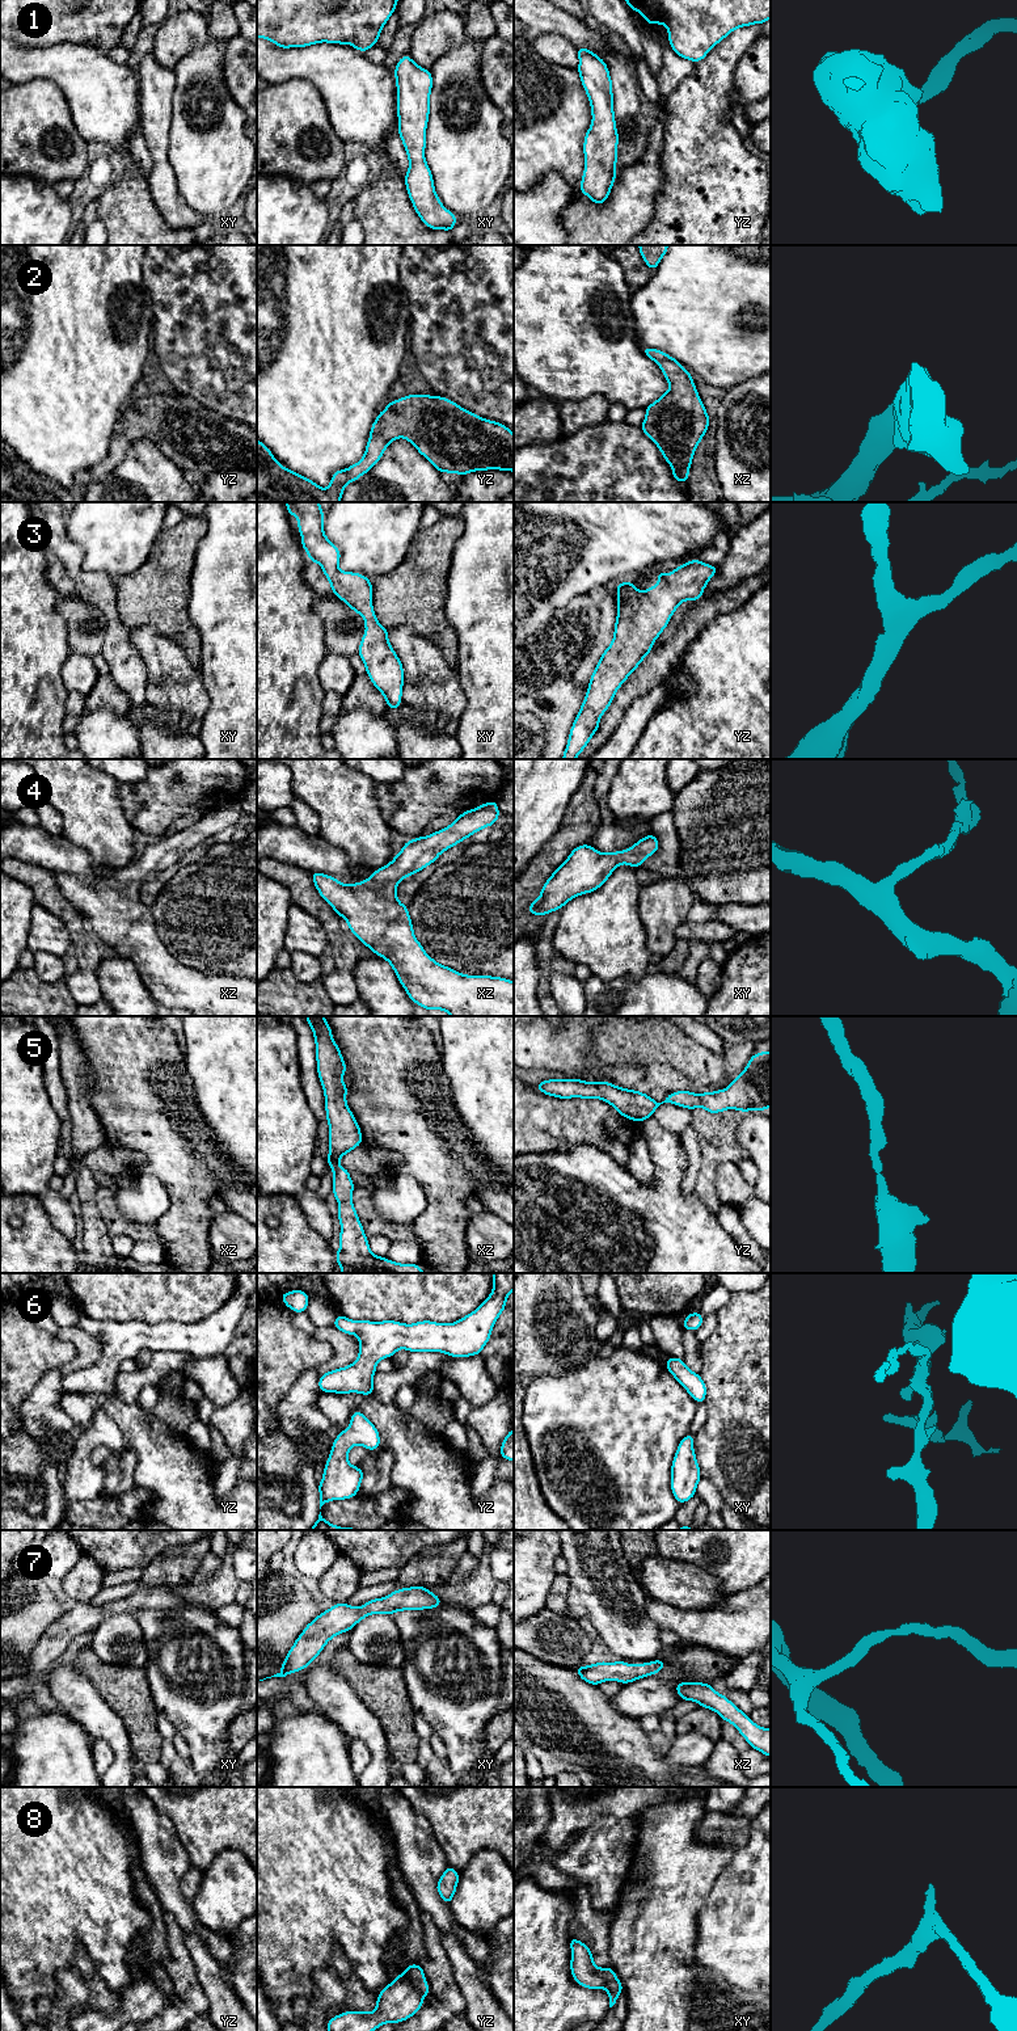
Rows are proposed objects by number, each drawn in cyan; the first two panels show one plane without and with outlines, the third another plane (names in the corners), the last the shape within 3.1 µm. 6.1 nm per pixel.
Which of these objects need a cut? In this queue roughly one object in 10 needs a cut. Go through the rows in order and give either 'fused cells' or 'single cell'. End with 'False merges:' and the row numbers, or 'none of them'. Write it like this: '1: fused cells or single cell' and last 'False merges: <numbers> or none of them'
1: single cell
2: single cell
3: single cell
4: single cell
5: single cell
6: single cell
7: single cell
8: single cell
False merges: none of them

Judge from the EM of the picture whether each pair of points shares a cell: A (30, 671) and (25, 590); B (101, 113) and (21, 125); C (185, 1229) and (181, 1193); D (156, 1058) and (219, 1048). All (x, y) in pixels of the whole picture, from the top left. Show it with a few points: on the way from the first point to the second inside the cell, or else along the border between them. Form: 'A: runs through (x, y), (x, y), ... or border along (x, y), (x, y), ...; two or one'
A: runs through (24, 652), (24, 610); one
B: border along (59, 88), (67, 102), (76, 131), (87, 142); two
C: runs through (185, 1220), (185, 1202); one
D: border along (182, 1052), (186, 1060), (188, 1074), (193, 1082); two

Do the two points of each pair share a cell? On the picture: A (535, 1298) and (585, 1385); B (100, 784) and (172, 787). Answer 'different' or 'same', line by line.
A: different
B: different

